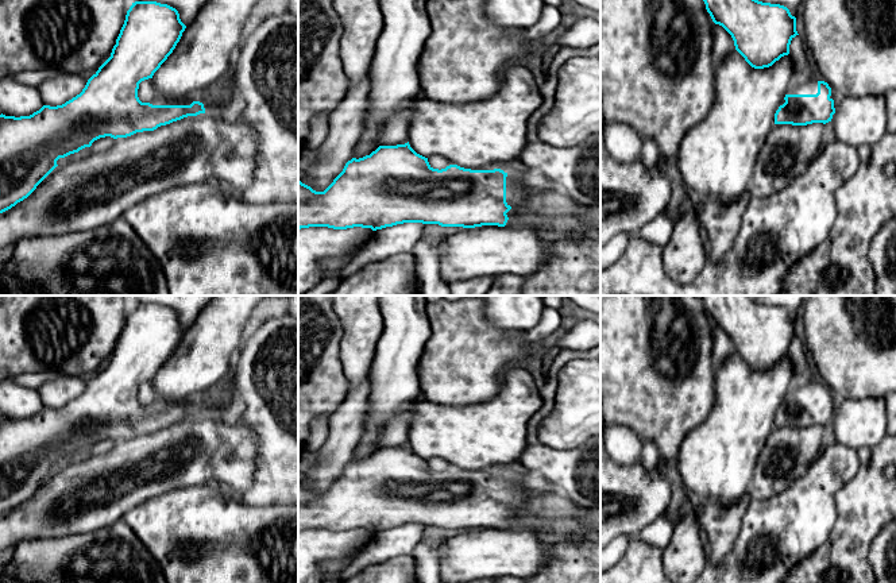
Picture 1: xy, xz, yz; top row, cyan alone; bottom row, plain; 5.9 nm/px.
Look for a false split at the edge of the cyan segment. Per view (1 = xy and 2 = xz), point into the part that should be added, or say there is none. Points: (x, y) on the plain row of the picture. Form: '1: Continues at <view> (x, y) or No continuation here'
1: Continues at xy (158, 402)
2: Continues at xz (549, 506)

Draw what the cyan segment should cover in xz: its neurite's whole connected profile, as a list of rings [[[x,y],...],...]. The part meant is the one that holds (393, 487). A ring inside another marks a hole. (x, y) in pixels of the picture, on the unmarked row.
[[[409,444],[379,448],[370,457],[352,460],[324,494],[316,494],[298,482],[298,532],[362,529],[376,533],[403,525],[463,530],[510,529],[511,518],[522,511],[541,520],[541,526],[534,532],[552,533],[552,525],[560,518],[576,518],[595,530],[584,538],[600,543],[600,511],[580,509],[560,493],[537,491],[501,471],[471,472],[457,467],[433,471],[428,460],[417,456]]]

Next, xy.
[[[135,304],[125,317],[124,327],[111,359],[88,382],[80,397],[62,408],[43,408],[30,418],[0,417],[0,516],[27,501],[36,489],[58,468],[57,463],[78,455],[100,440],[127,440],[136,435],[154,433],[188,418],[209,414],[201,398],[185,404],[167,404],[155,399],[142,405],[139,386],[154,375],[173,355],[186,328],[175,310],[157,304]]]

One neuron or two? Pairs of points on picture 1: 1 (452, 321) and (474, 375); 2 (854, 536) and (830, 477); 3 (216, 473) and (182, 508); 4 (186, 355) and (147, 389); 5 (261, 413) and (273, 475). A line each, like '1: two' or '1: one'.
1: one
2: two
3: two
4: two
5: one

